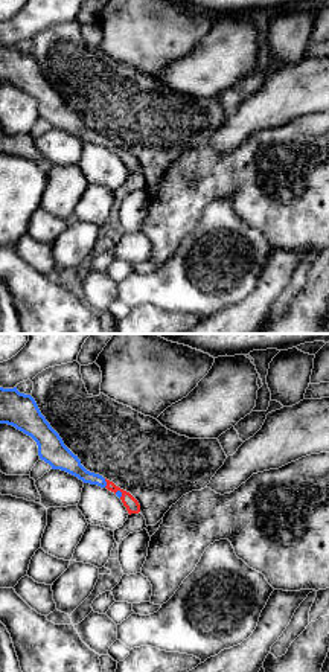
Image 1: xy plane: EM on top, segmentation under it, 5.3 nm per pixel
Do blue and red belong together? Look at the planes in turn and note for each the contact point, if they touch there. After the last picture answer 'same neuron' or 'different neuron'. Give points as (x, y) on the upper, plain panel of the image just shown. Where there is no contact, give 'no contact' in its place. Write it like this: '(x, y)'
(105, 142)

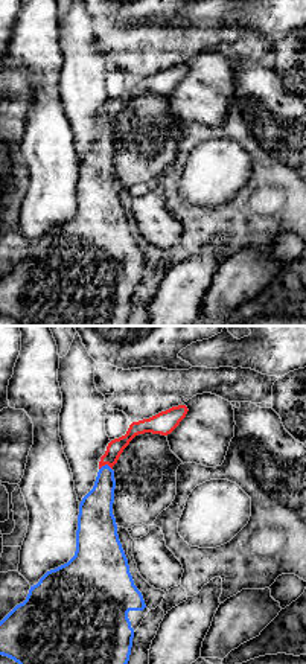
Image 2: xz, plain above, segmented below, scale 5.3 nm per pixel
(105, 124)

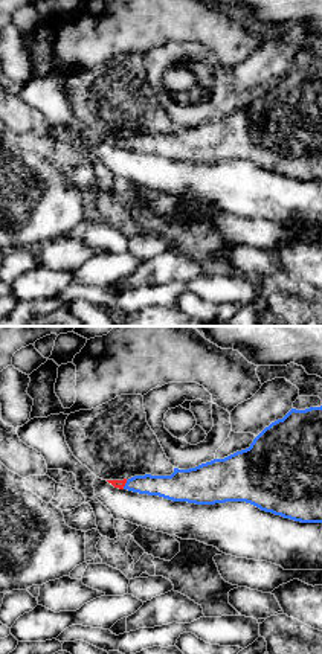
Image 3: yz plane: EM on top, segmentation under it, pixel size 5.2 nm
(125, 144)

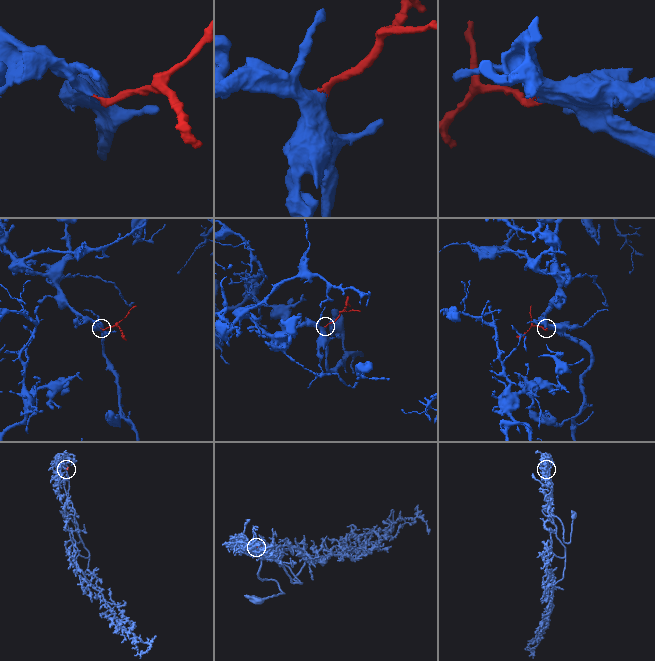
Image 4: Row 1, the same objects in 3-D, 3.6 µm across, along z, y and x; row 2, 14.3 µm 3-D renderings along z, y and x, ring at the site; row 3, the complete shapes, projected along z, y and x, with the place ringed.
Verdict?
same neuron

